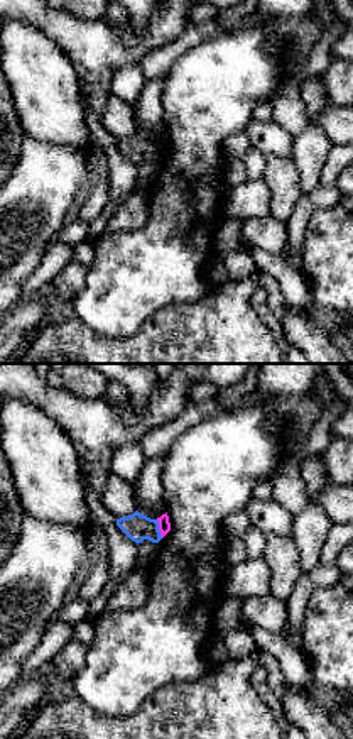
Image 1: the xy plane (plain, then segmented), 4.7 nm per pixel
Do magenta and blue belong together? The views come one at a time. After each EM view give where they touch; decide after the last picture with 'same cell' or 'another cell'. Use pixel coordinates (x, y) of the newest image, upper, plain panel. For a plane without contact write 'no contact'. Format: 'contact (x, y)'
contact (159, 149)

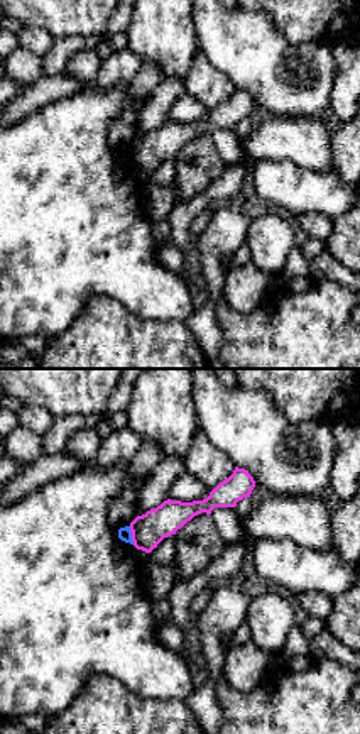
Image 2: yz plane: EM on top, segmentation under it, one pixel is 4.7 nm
contact (132, 156)

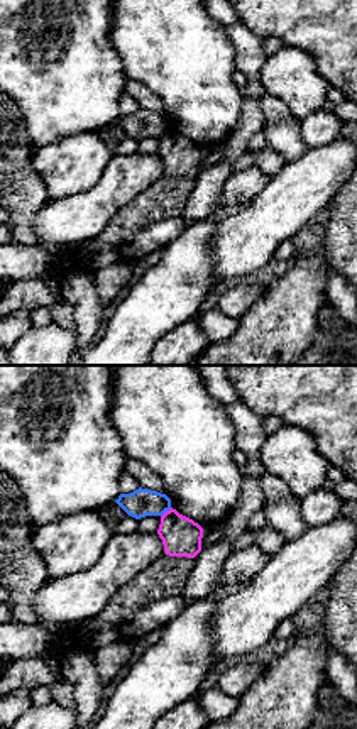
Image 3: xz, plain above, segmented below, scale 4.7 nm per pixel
contact (166, 132)

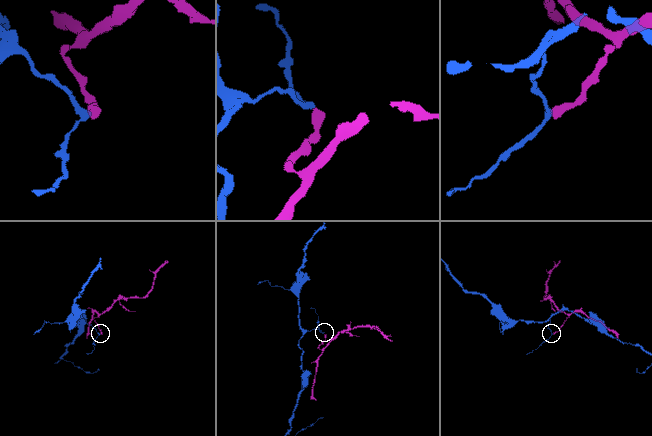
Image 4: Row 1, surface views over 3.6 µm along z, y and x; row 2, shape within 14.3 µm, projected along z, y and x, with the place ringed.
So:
another cell

